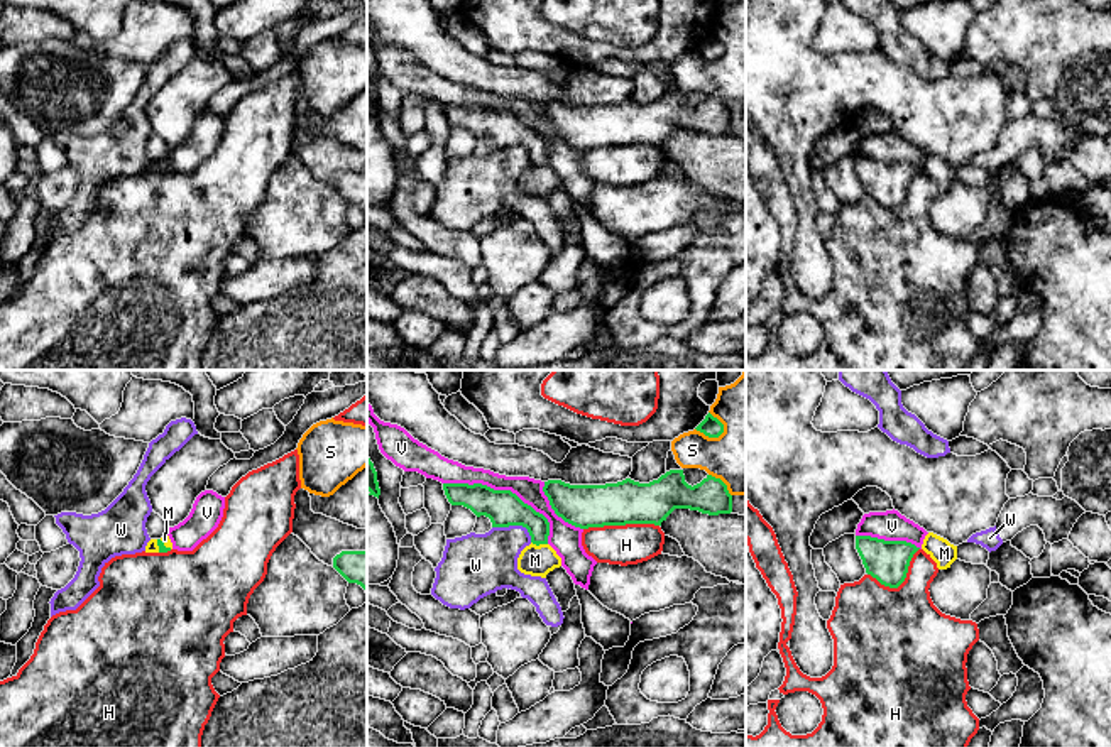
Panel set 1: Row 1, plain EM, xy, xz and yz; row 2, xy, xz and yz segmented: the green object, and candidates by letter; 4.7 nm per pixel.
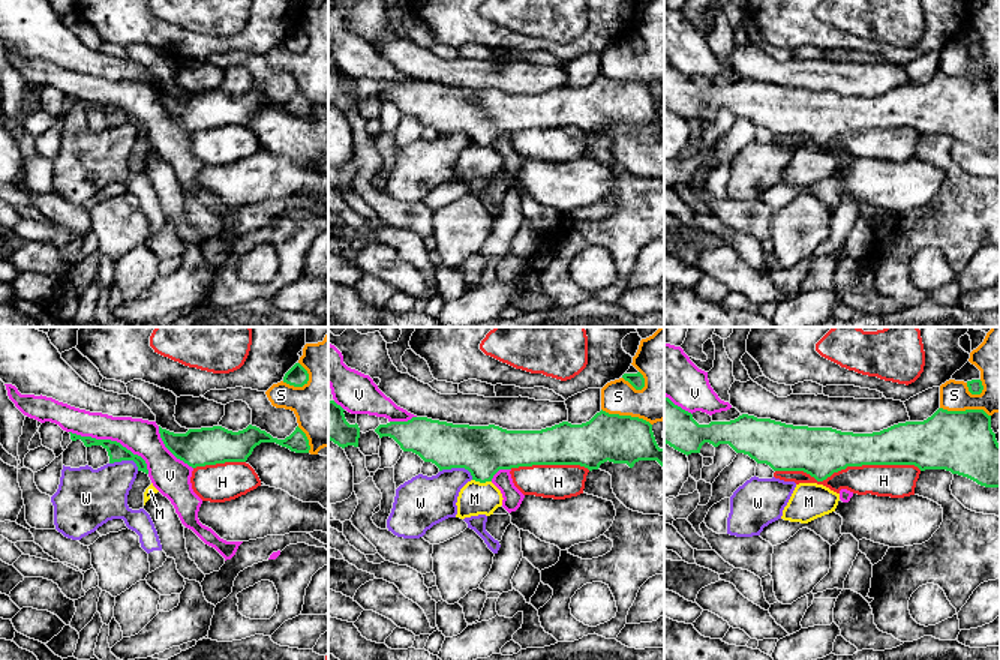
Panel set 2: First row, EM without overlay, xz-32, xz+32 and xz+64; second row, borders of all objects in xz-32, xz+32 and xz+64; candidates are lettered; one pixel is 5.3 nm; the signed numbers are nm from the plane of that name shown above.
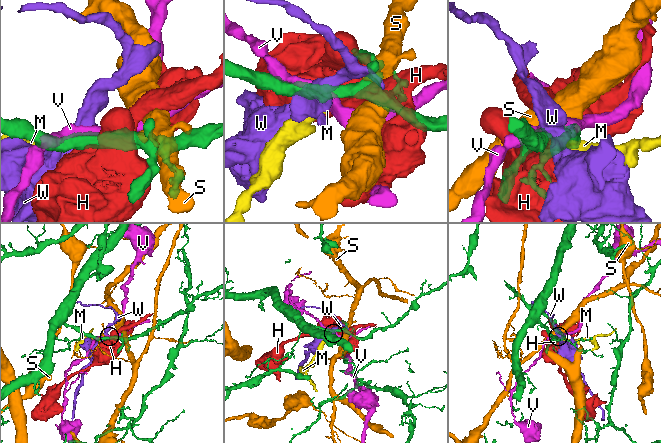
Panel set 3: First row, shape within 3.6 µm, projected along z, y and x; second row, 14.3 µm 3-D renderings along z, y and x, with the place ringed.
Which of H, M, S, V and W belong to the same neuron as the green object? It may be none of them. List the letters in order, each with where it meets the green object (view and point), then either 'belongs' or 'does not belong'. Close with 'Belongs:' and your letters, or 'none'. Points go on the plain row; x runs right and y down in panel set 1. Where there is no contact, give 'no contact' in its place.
H: xz (621, 146) | does not belong
M: xz (540, 164) | does not belong
S: xz (722, 46) | does not belong
V: xz (508, 112) | does not belong
W: xz (516, 146) | does not belong
Belongs: none

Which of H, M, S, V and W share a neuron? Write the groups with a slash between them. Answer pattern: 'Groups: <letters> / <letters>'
Groups: H / M / S / V / W

